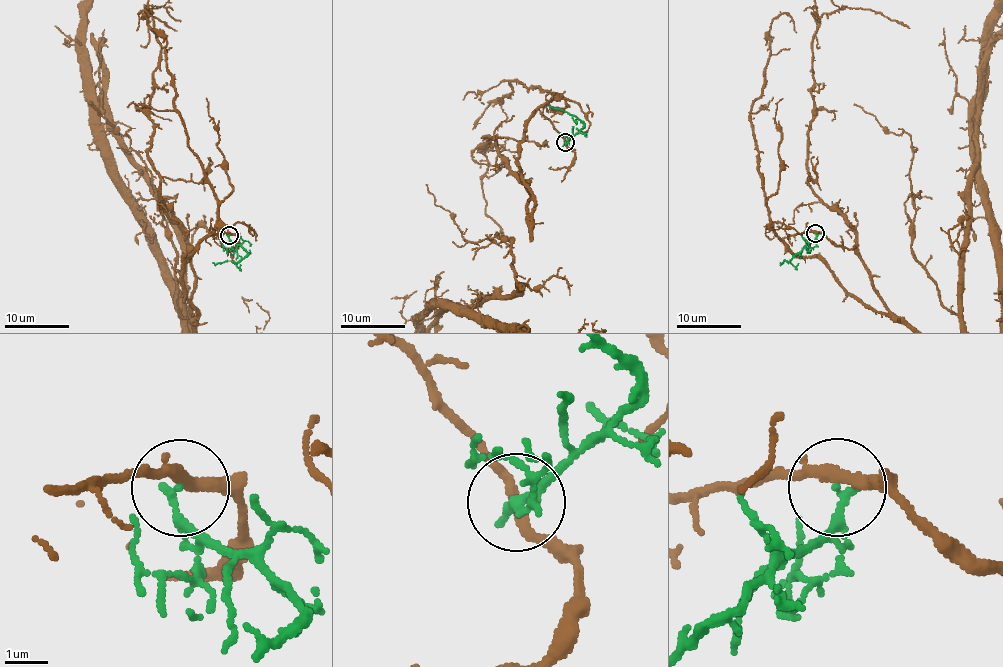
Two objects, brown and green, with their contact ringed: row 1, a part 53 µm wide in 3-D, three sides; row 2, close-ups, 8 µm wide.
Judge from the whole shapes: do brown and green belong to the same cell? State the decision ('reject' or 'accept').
reject

